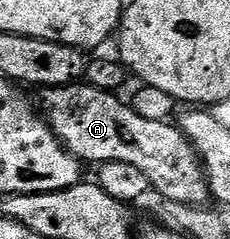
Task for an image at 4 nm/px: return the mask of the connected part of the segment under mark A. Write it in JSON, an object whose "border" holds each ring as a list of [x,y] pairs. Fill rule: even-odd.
{"border":[[[88,83],[41,89],[39,95],[40,112],[53,128],[53,134],[73,157],[85,163],[131,163],[147,175],[154,194],[158,193],[177,205],[201,207],[210,200],[209,180],[201,166],[201,156],[176,124],[169,121],[151,123],[151,119],[143,119],[143,115],[136,113],[132,104],[125,102],[124,105],[116,92]]]}

